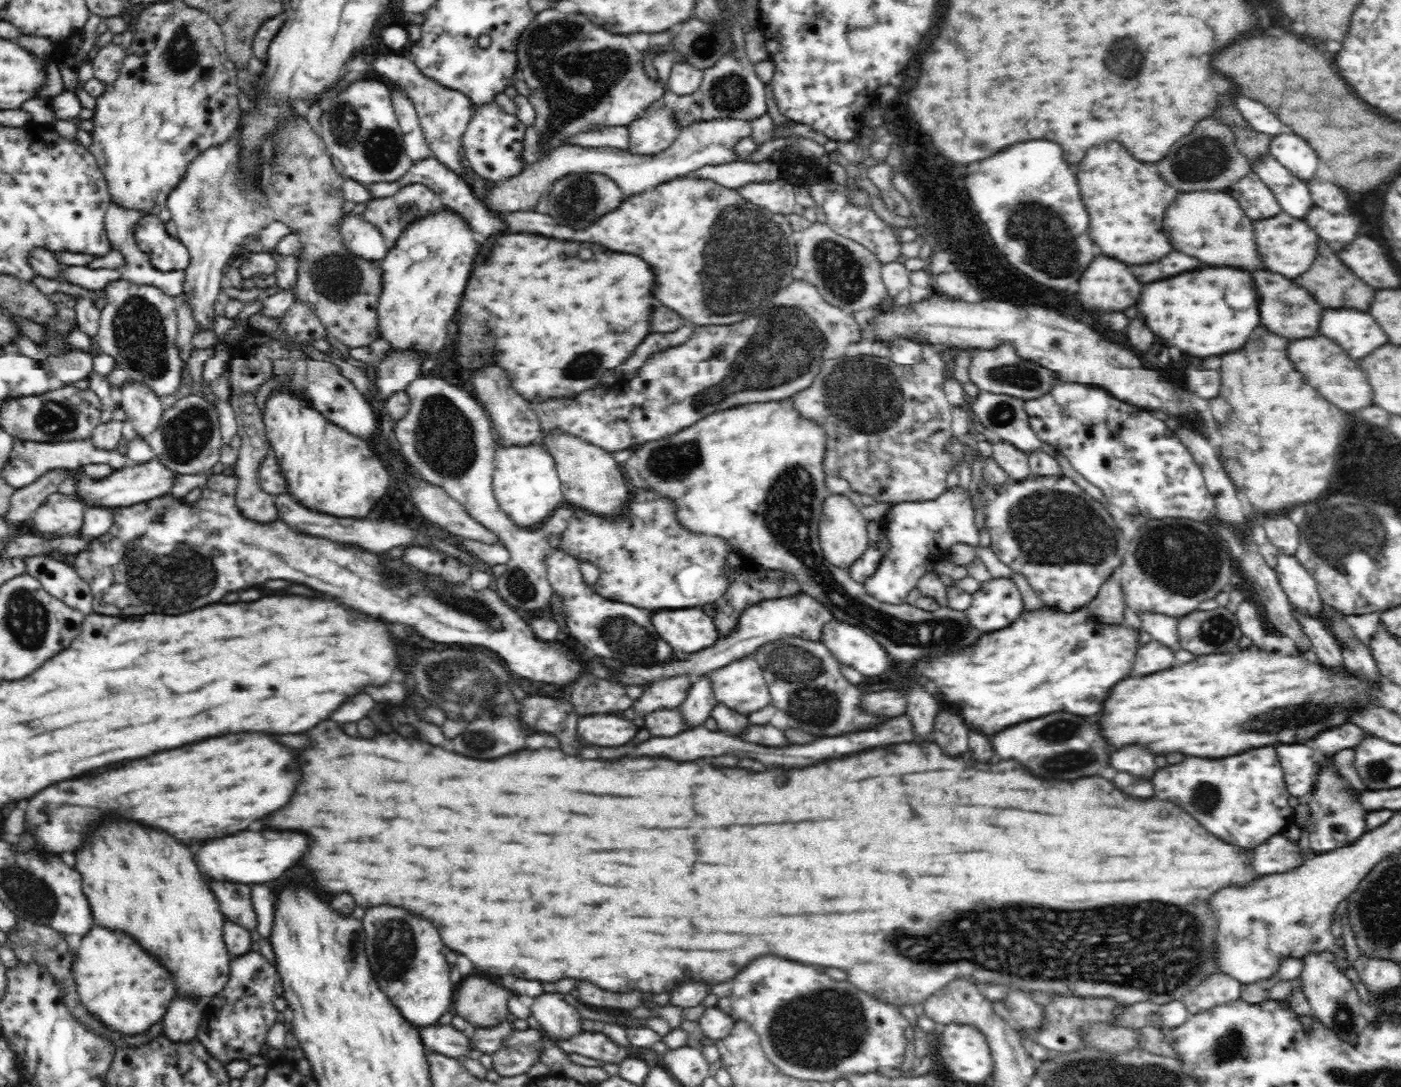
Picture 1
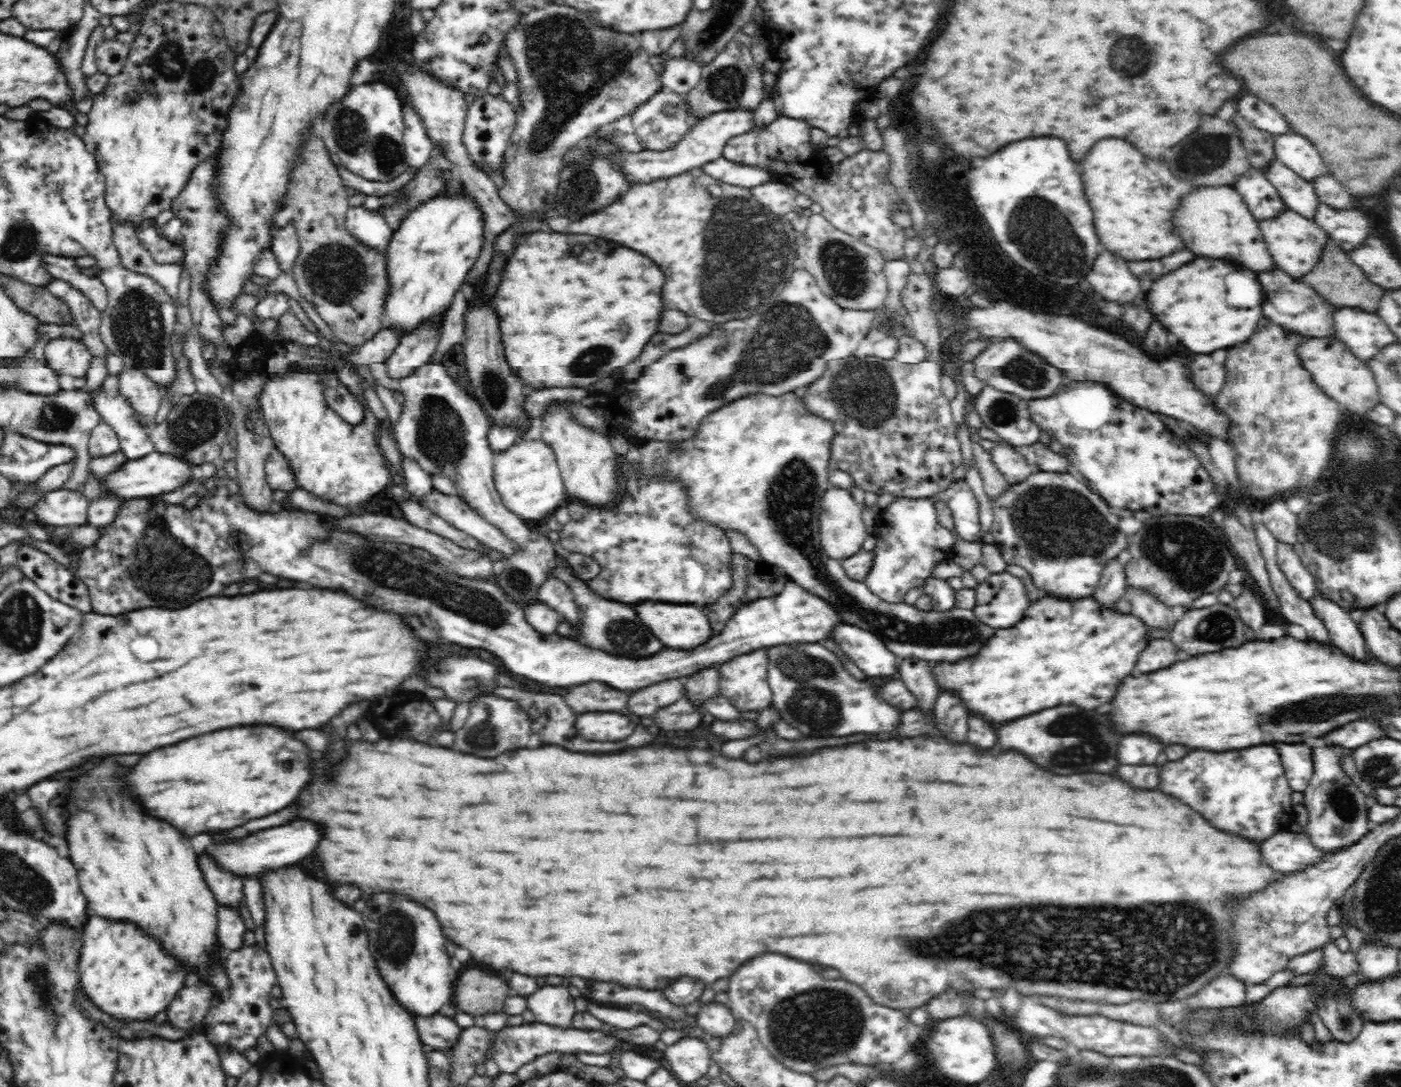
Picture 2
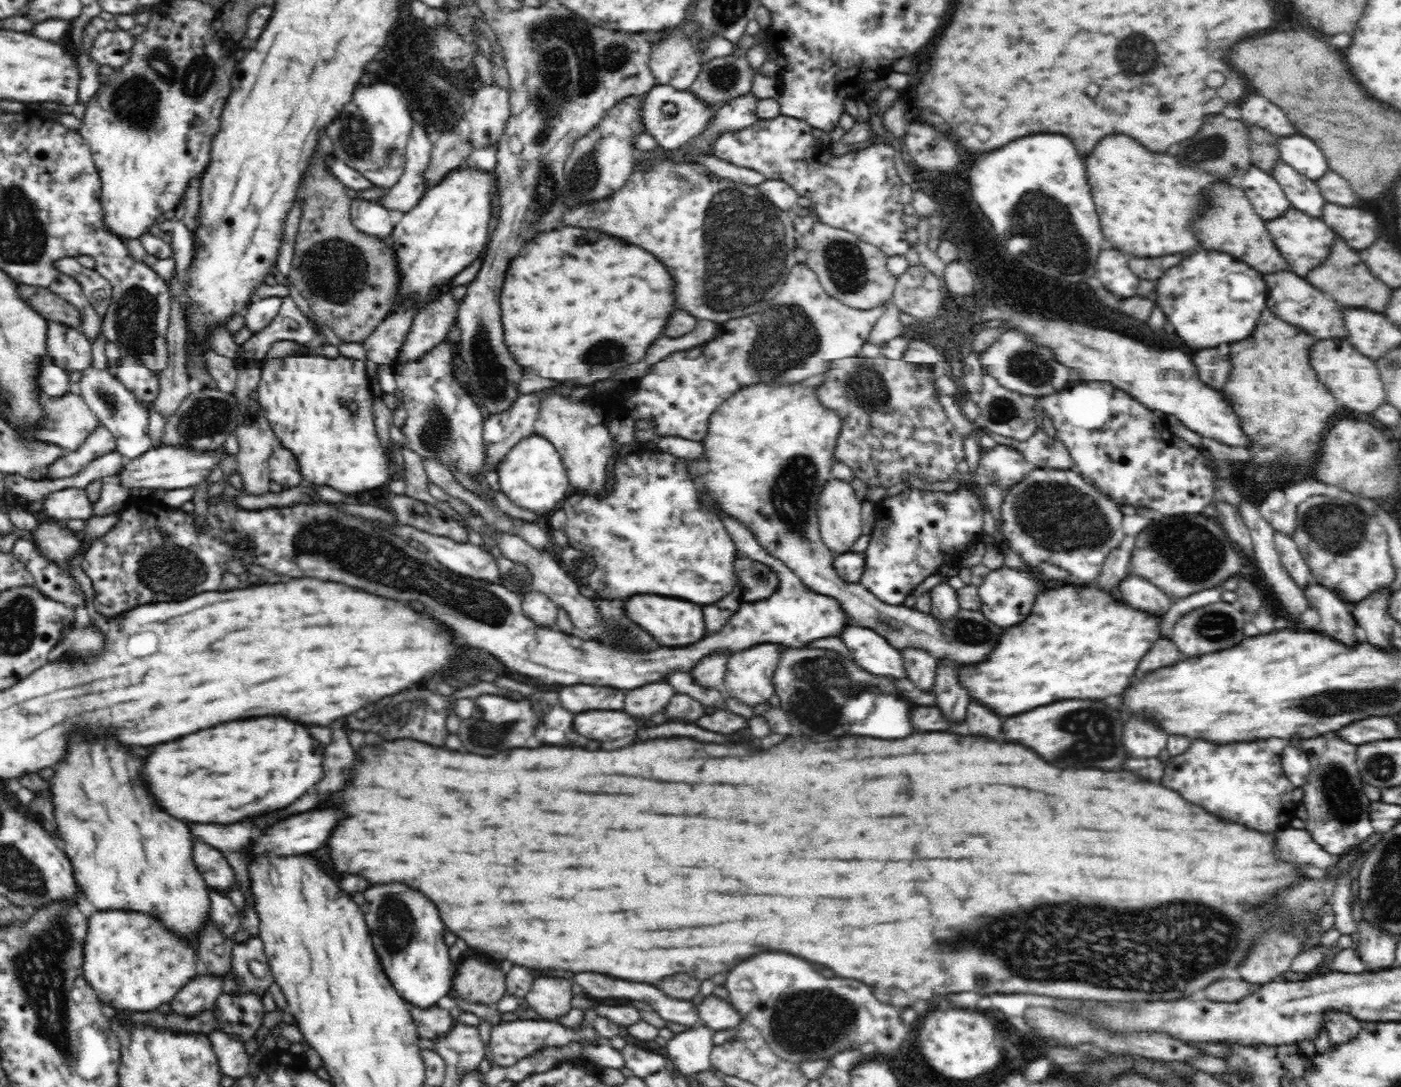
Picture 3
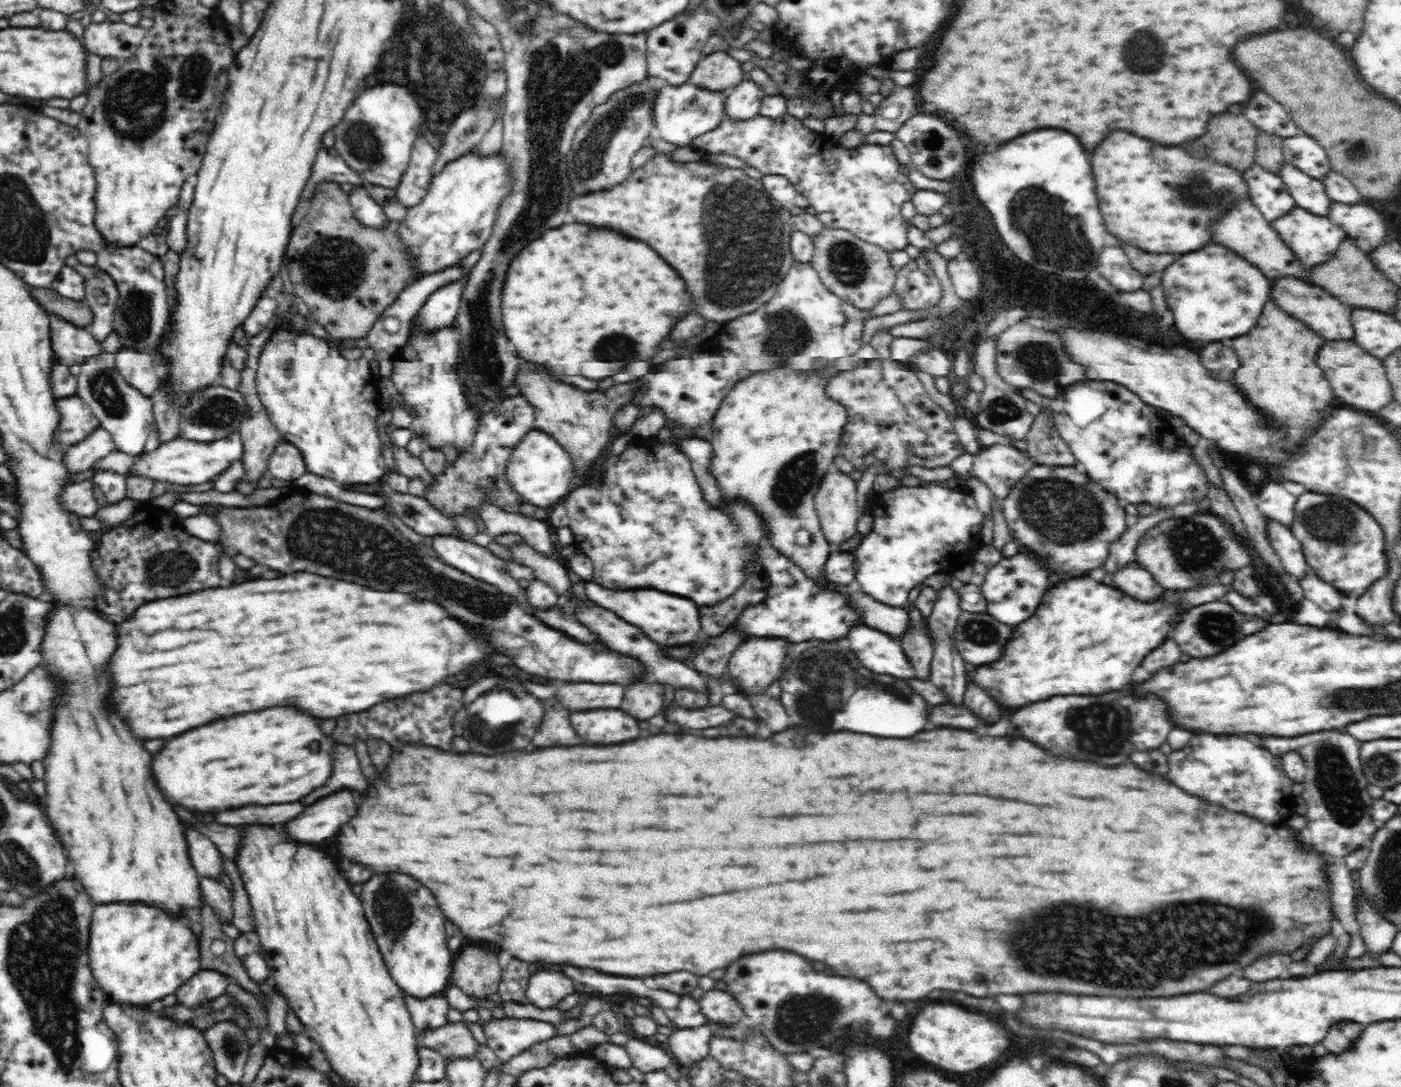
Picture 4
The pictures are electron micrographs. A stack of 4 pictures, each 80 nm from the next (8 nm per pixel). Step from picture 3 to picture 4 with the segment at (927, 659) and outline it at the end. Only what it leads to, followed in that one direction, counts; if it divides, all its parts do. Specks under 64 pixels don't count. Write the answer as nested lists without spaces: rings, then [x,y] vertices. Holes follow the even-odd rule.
[[[924,628],[906,634],[906,638],[902,640],[902,648],[904,652],[908,652],[908,660],[912,660],[912,668],[916,668],[916,679],[928,681],[934,648]]]

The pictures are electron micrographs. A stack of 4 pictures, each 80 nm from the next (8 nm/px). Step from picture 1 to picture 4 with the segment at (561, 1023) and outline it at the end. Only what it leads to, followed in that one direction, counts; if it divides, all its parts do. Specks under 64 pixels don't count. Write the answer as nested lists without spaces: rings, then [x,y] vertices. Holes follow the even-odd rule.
[[[536,972],[528,981],[527,996],[529,1002],[542,1010],[557,1008],[557,1004],[574,990],[574,982],[558,972]]]

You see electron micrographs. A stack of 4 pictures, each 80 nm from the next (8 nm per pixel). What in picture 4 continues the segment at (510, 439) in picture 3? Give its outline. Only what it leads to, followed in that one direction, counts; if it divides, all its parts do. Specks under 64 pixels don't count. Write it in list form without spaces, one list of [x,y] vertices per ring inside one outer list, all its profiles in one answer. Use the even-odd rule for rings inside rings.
[[[520,395],[508,396],[494,412],[480,414],[470,452],[460,454],[456,464],[448,468],[444,476],[434,480],[434,484],[427,488],[426,500],[446,516],[478,510],[478,502],[494,503],[506,512],[515,513],[516,508],[522,506],[522,497],[511,488],[507,480],[507,464],[516,444],[535,428],[535,414],[532,404]],[[492,478],[494,484],[490,482]]]

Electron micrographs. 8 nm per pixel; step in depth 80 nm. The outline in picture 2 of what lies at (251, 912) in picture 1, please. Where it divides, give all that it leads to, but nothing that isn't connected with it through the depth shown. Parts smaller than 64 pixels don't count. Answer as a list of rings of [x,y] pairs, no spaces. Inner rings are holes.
[[[199,854],[199,867],[217,903],[234,909],[242,919],[240,907],[245,904],[244,880],[220,869],[210,855]]]

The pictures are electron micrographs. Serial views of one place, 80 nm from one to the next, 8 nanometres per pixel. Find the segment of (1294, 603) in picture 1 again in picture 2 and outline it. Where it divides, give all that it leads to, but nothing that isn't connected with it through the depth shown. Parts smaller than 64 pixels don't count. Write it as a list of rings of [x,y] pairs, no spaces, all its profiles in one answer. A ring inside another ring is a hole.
[[[1279,542],[1277,544],[1276,561],[1282,573],[1286,575],[1286,580],[1300,599],[1309,602],[1318,595],[1314,575],[1304,566],[1299,557],[1299,553],[1291,544]]]

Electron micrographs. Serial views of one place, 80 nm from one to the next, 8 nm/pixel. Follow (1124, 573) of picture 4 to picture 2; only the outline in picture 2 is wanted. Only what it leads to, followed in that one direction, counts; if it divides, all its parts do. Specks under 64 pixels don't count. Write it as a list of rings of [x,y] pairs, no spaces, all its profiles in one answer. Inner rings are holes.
[[[1127,587],[1127,594],[1130,594],[1128,599],[1132,603],[1132,615],[1140,616],[1139,620],[1144,620],[1144,624],[1148,624],[1150,628],[1170,630],[1173,628],[1172,624],[1176,624],[1174,612],[1158,602],[1158,599],[1154,600],[1150,593]]]

